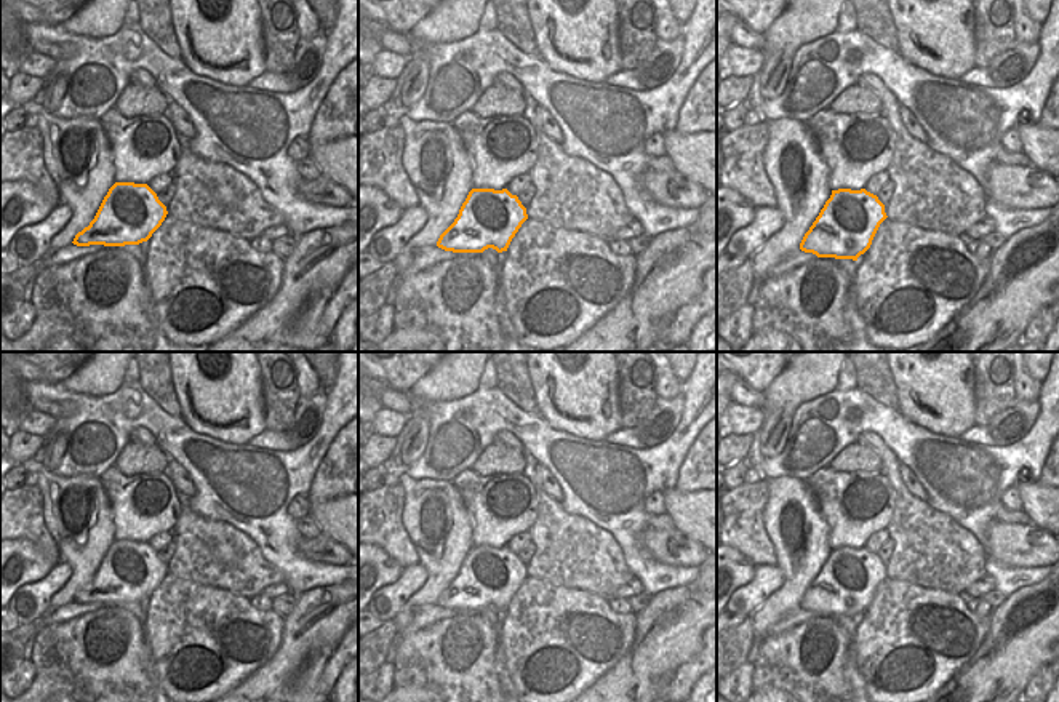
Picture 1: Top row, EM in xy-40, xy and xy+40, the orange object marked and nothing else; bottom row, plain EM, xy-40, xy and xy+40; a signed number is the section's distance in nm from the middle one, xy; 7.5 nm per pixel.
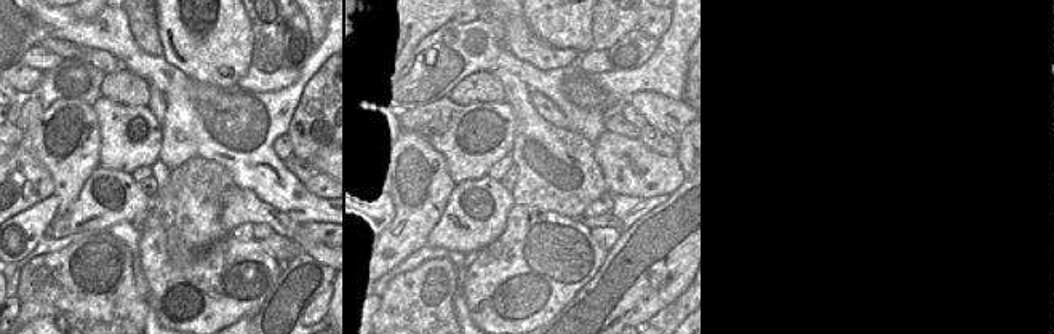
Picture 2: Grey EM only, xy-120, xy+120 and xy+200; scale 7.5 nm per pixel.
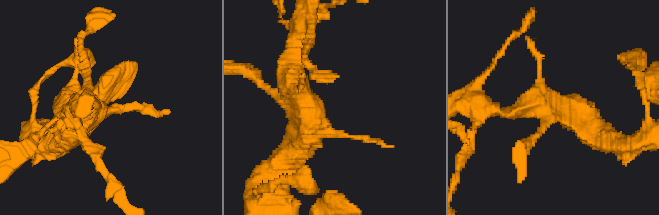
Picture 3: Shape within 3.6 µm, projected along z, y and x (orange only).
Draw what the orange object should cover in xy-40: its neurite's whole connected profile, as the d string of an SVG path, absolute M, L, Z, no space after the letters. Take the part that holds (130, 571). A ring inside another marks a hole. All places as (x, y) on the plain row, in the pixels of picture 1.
M115 540L94 577L74 596L77 604L125 604L147 600L168 569L147 542Z

